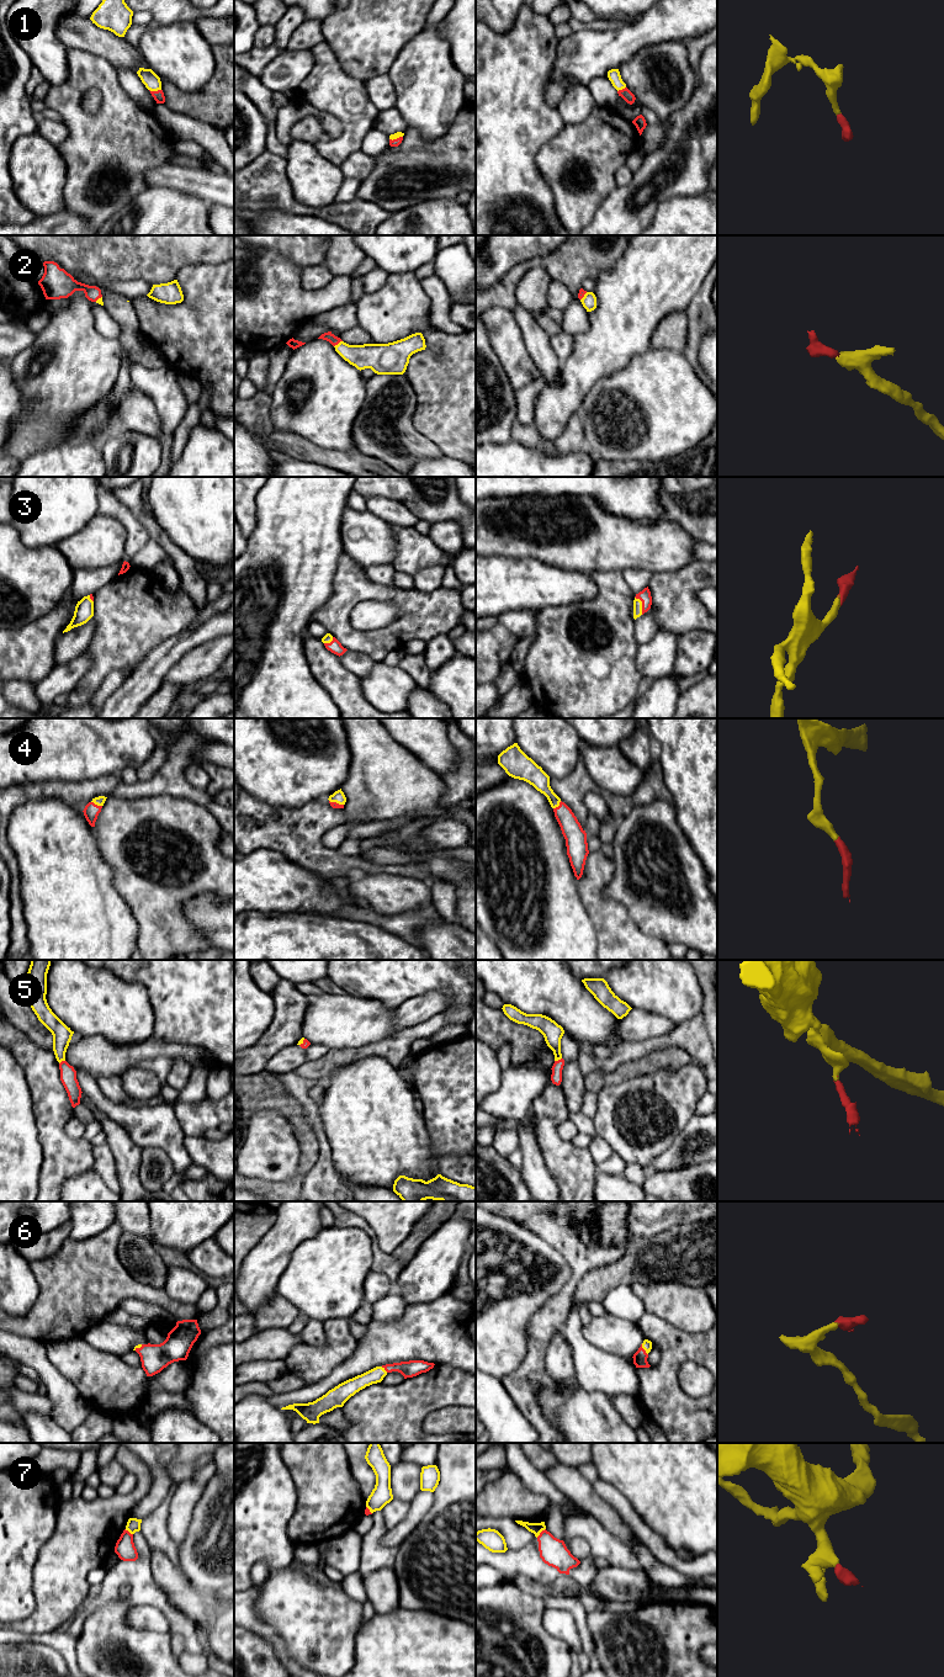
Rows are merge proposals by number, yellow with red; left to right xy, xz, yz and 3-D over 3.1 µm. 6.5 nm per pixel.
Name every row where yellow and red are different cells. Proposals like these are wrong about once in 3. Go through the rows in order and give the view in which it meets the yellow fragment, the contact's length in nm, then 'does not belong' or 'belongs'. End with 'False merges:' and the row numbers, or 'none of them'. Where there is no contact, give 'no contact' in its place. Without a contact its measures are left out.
1: contact in xy; length 80 nm; belongs
2: contact in xz; length 70 nm; belongs
3: contact in yz; length 130 nm; belongs
4: contact in xy; length 80 nm; belongs
5: contact in yz; length 50 nm; belongs
6: contact in yz; length 80 nm; belongs
7: contact in yz; length 90 nm; does not belong
False merges: 7

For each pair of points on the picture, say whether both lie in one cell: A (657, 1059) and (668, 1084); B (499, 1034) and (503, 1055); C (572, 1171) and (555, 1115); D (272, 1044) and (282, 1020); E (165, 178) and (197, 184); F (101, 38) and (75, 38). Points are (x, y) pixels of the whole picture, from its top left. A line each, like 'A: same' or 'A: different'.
A: different
B: different
C: same
D: same
E: same
F: same

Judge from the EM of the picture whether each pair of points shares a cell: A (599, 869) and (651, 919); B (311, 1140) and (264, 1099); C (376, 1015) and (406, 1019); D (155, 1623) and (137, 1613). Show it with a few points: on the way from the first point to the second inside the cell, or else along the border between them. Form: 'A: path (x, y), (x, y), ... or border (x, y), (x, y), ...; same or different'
A: border (613, 861), (613, 877), (603, 893), (624, 906); different
B: path (301, 1126), (298, 1120), (277, 1099); same
C: border (397, 1008), (393, 1015), (393, 1027), (398, 1031); different
D: path (150, 1618), (142, 1617); same

